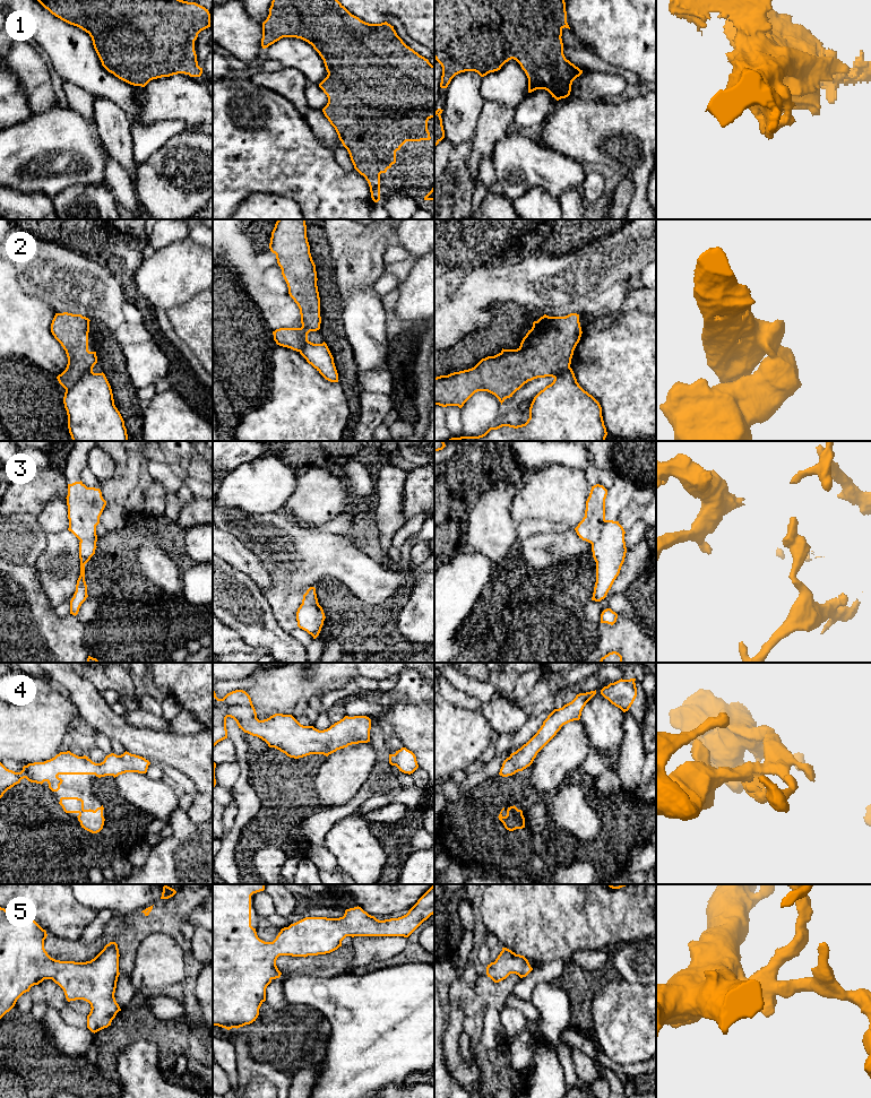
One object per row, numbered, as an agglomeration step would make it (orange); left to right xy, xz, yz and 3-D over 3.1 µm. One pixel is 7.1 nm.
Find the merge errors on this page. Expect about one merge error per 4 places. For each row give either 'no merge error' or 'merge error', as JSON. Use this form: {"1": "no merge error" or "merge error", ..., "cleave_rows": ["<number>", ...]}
{"1": "no merge error", "2": "merge error", "3": "no merge error", "4": "no merge error", "5": "no merge error", "cleave_rows": ["2"]}

